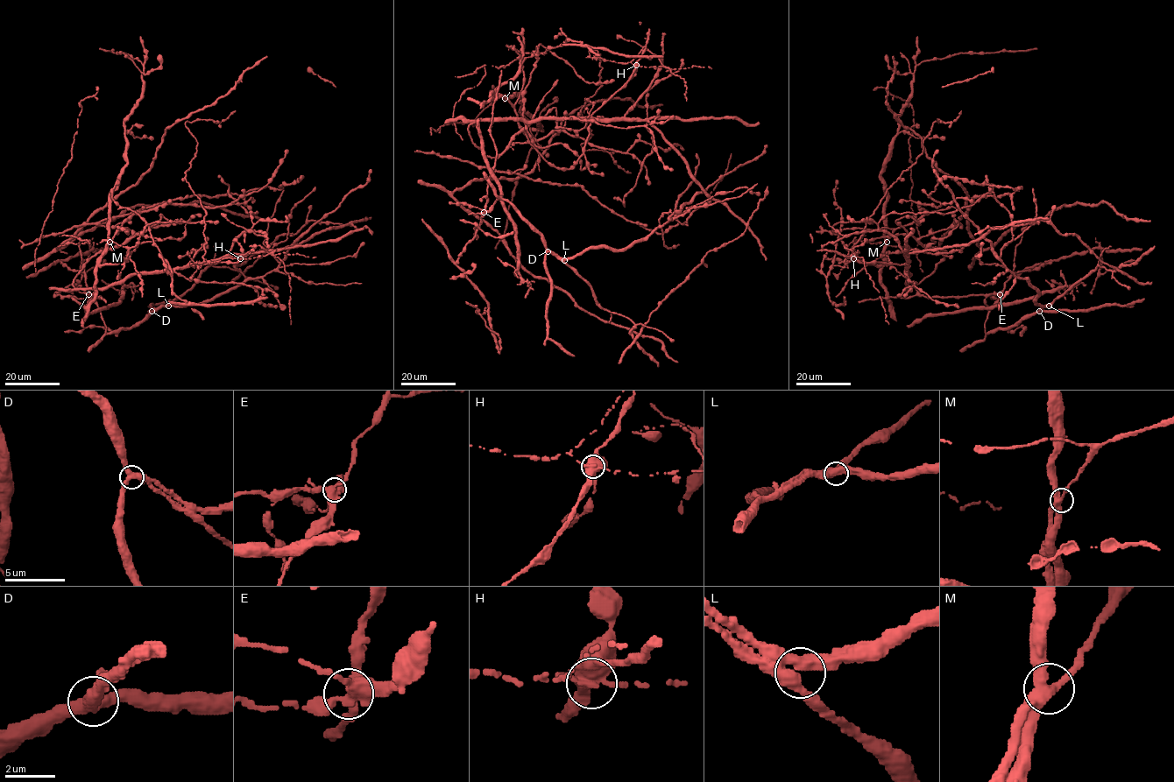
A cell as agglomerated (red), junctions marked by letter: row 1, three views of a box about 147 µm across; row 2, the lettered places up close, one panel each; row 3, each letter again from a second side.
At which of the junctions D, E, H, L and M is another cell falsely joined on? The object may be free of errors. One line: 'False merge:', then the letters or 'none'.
False merge: H

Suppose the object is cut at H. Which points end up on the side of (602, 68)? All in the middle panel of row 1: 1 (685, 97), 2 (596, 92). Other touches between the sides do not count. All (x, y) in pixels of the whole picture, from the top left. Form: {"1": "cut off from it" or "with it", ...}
{"1": "with it", "2": "with it"}

